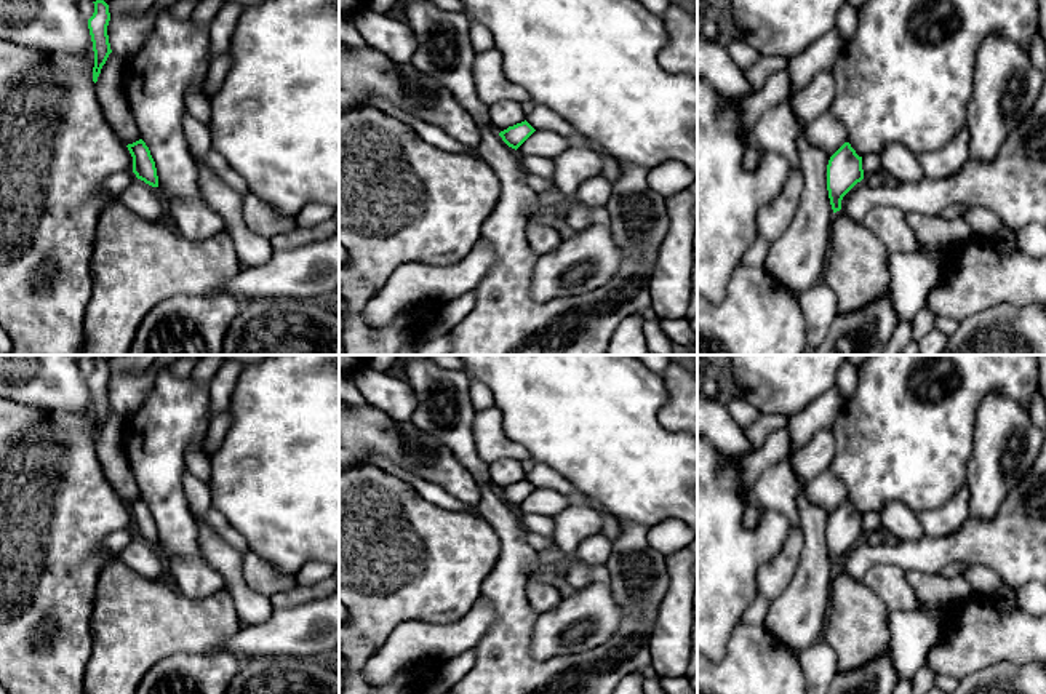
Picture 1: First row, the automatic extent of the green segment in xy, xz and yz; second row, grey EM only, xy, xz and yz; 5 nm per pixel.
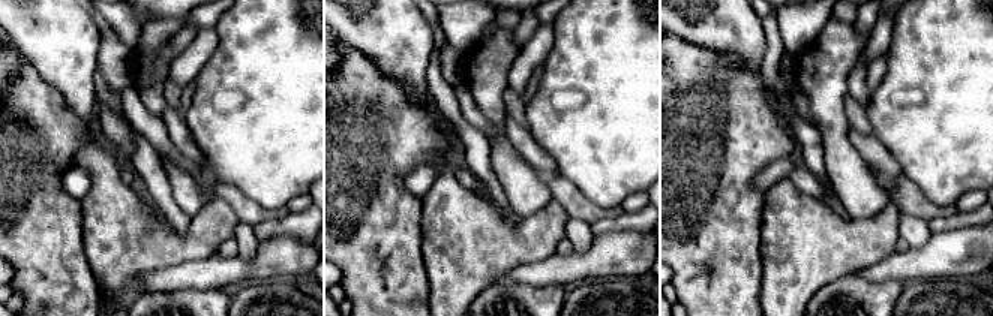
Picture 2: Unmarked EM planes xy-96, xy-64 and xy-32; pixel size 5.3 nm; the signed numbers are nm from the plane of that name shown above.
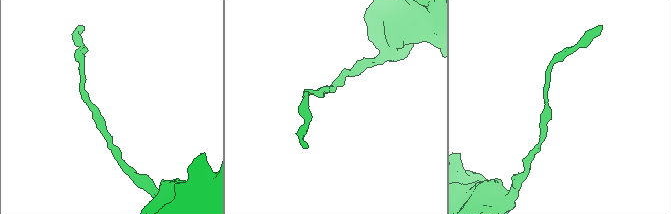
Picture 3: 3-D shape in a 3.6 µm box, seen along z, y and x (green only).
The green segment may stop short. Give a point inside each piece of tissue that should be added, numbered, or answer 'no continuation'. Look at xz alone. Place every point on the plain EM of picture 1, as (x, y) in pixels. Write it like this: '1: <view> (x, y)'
no continuation

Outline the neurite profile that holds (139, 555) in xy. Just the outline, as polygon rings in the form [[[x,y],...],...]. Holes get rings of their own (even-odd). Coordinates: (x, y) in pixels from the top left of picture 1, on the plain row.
[[[136,537],[118,558],[131,569],[149,579],[160,579],[166,569],[165,558],[158,545],[152,545]]]

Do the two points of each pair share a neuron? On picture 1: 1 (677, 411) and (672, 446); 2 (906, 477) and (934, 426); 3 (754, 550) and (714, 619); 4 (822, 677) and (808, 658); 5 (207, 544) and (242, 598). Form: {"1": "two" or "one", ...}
{"1": "two", "2": "one", "3": "one", "4": "one", "5": "one"}

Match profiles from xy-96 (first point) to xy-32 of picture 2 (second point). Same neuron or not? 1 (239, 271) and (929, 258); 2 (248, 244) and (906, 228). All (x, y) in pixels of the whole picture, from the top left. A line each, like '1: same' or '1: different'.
1: same
2: same

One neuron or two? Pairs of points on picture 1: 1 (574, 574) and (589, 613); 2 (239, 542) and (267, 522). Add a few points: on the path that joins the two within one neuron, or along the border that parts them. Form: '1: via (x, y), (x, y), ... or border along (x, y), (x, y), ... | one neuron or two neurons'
1: border along (608, 581), (587, 584), (581, 589) | two neurons
2: border along (219, 510), (242, 534), (250, 550) | two neurons

